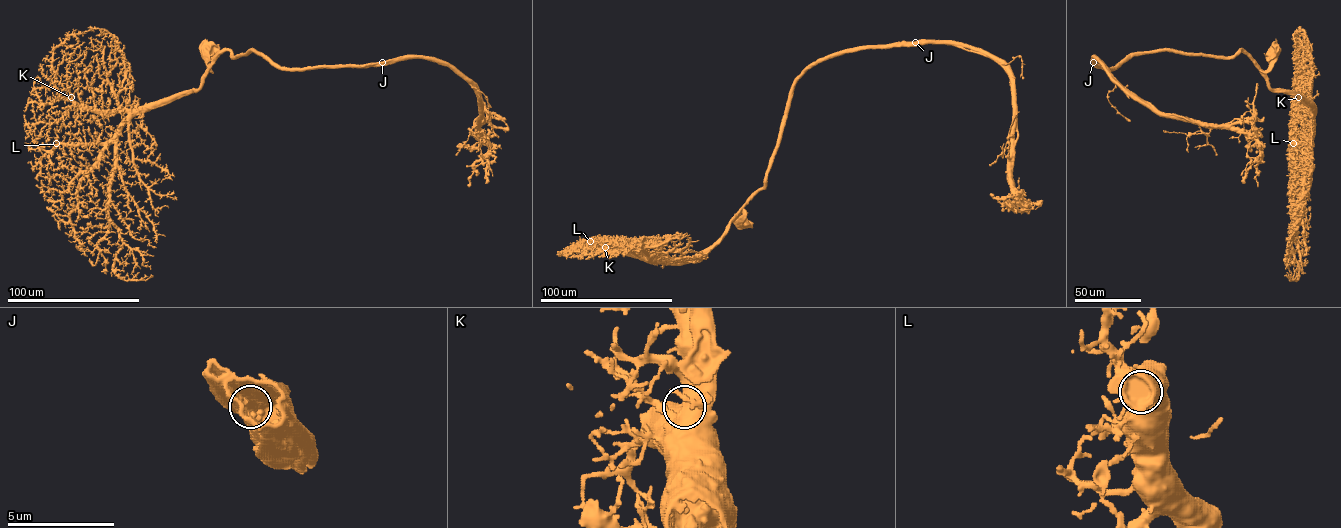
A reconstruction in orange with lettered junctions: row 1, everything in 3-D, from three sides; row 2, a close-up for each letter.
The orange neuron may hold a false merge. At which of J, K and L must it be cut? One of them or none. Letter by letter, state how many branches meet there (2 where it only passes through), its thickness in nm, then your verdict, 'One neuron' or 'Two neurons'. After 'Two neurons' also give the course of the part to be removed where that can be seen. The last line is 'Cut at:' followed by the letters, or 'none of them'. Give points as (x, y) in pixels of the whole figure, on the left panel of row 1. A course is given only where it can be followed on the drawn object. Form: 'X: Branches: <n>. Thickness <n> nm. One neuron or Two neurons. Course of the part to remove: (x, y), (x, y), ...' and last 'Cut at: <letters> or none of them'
J: Branches: 1. Thickness 1150 nm. Two neurons. Course of the part to remove: (382, 62), (422, 57), (452, 66), (473, 86), (483, 117), (474, 128), (490, 153), (466, 166)
K: Branches: 1. Thickness 900 nm. One neuron
L: Branches: 1. Thickness 900 nm. One neuron
Cut at: J

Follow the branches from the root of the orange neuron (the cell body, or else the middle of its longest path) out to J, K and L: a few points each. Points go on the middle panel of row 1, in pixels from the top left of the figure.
J: (642, 258), (688, 260), (704, 253), (723, 234), (763, 186), (789, 90), (809, 68), (846, 52), (915, 42)
K: (642, 258), (661, 260), (629, 256), (605, 247)
L: (642, 258), (610, 241), (590, 241)

